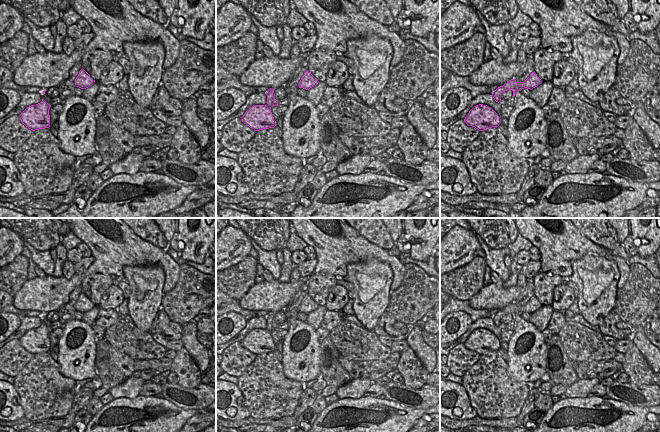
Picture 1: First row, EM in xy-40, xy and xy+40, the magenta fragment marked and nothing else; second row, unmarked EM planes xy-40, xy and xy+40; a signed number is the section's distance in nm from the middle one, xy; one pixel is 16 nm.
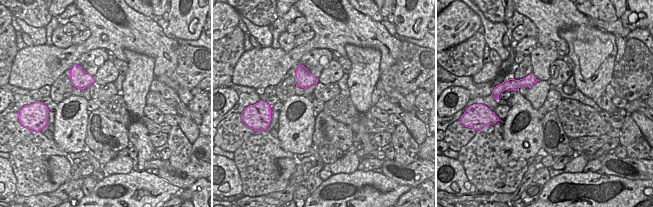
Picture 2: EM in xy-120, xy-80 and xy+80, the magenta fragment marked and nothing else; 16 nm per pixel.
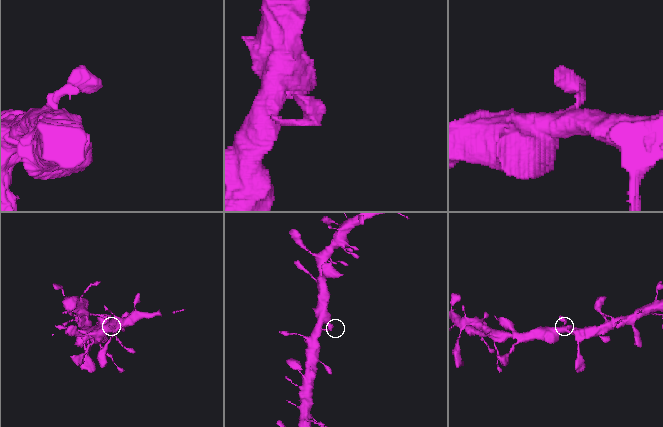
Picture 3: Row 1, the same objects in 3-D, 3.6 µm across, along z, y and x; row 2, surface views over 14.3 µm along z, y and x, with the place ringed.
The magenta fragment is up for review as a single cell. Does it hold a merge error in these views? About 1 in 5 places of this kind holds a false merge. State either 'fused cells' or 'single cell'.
single cell

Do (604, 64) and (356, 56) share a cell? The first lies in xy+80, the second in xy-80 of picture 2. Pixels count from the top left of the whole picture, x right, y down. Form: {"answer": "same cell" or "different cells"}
{"answer": "same cell"}

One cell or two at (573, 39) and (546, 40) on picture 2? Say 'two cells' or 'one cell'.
two cells

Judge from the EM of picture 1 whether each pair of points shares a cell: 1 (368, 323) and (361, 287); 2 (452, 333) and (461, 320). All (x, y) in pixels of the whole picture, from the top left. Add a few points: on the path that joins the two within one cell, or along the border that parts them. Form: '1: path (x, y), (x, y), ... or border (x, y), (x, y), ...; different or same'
1: path (368, 314), (368, 296); same
2: path (455, 329), (459, 328), (460, 324); same

